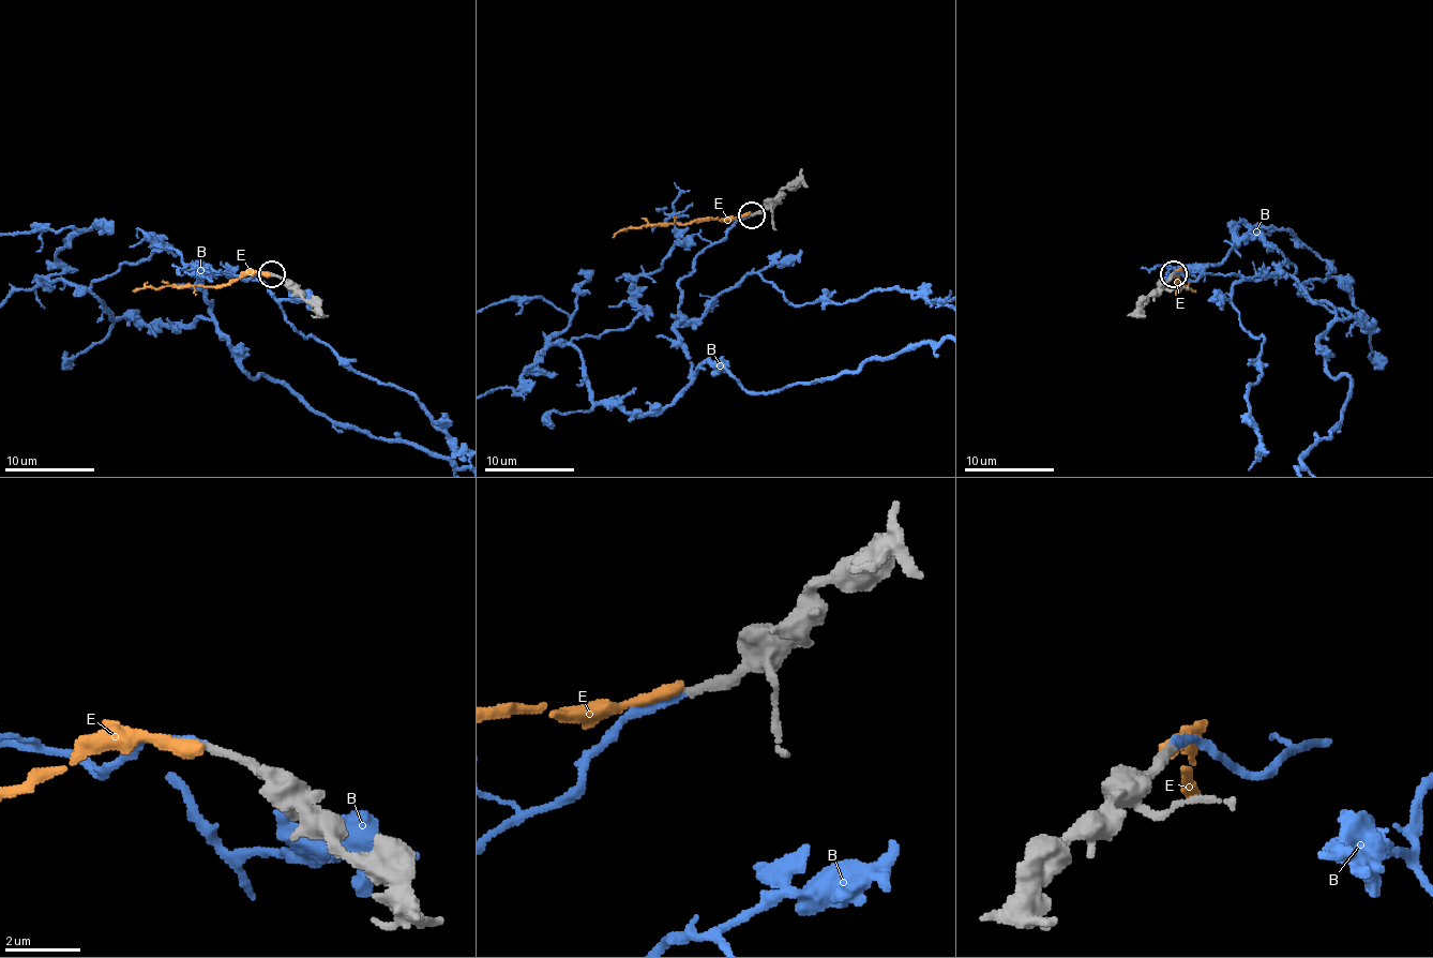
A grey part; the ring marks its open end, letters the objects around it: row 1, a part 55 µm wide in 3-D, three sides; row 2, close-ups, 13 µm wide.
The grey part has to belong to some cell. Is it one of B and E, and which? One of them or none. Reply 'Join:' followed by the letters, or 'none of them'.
Join: B

